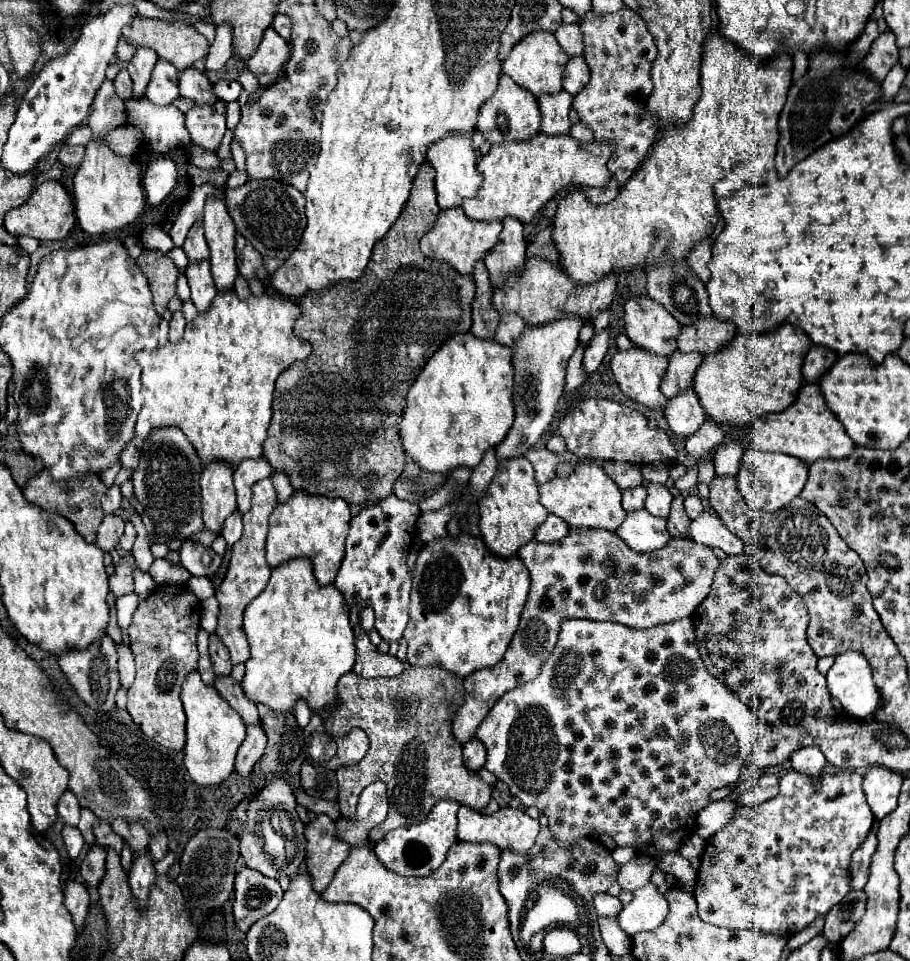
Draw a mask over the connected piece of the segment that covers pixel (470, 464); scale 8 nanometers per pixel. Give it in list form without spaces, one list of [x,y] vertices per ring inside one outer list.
[[[472,333],[456,335],[448,339],[428,359],[426,367],[412,383],[406,395],[406,409],[398,425],[404,453],[424,471],[430,473],[450,473],[456,467],[476,469],[484,453],[496,447],[514,423],[514,367],[512,367],[512,349],[488,339],[476,339]]]

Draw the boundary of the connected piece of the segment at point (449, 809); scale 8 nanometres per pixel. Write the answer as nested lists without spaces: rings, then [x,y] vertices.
[[[440,801],[430,811],[430,815],[424,823],[418,823],[412,827],[398,827],[398,829],[390,831],[374,847],[378,861],[386,869],[390,869],[398,875],[414,875],[414,877],[430,875],[432,871],[436,871],[444,863],[450,845],[456,841],[456,813],[458,813],[458,809],[460,809],[458,803]]]

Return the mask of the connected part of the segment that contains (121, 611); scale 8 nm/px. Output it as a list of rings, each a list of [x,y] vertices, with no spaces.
[[[128,593],[128,595],[122,595],[116,599],[116,611],[118,611],[118,627],[122,633],[128,631],[130,627],[130,619],[138,607],[140,599],[136,593]]]

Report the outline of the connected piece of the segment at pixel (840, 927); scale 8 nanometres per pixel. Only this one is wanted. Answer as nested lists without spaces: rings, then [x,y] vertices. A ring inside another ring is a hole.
[[[852,891],[842,899],[840,905],[832,907],[832,911],[826,915],[826,923],[822,929],[826,941],[838,943],[838,939],[844,939],[854,929],[854,923],[862,919],[864,907],[866,907],[864,891]]]

